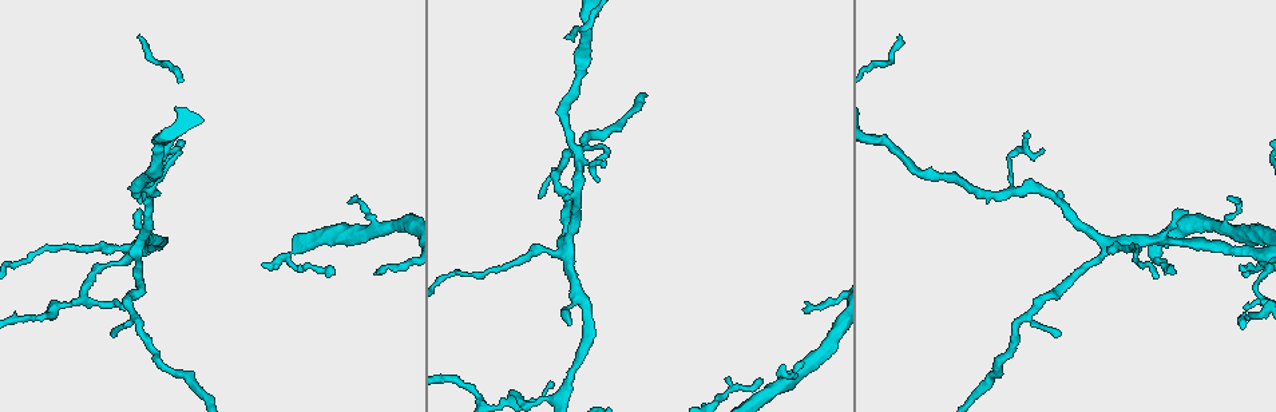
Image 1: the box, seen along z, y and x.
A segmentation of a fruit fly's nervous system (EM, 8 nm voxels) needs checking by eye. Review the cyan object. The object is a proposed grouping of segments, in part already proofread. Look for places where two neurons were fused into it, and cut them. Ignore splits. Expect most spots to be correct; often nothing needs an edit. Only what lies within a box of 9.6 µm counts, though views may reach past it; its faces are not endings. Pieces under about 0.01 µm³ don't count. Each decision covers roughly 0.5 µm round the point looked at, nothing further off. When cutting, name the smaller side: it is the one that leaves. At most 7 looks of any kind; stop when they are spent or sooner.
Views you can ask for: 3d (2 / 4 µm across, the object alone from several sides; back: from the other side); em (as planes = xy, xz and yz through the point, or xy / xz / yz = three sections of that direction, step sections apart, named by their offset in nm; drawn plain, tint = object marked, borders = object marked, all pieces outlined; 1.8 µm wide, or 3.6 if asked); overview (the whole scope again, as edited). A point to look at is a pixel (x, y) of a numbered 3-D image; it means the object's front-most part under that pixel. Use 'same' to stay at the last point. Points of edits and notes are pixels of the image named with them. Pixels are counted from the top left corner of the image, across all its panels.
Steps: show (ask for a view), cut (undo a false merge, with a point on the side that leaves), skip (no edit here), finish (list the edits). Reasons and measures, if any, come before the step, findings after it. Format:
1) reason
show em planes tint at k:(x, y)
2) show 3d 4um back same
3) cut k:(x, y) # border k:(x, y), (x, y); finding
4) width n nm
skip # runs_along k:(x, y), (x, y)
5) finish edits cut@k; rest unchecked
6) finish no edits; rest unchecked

four-way junction
show em 3.6um xy step 8 plain at 1:(569, 239)

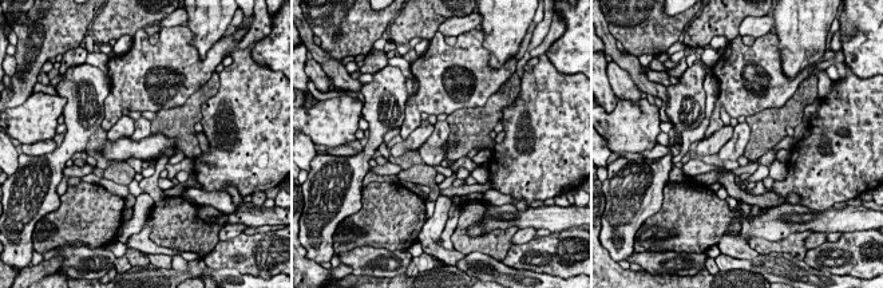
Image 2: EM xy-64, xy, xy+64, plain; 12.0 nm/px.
where the object lies
show em 3.6um xy step 8 tint same

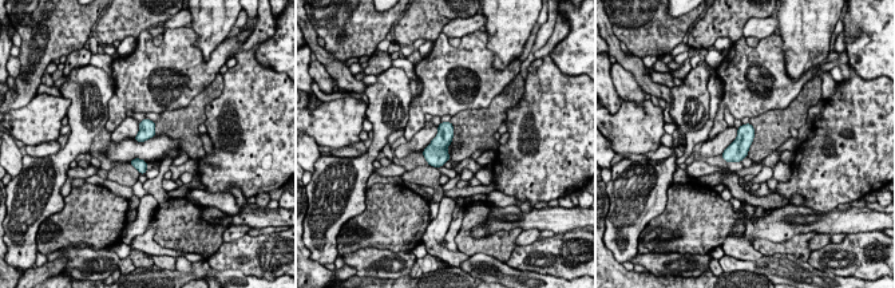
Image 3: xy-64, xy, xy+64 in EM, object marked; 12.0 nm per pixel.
skip # one neuron here

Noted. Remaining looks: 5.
three arms meet
show em 3.6um planes plain at 1:(1012, 189)

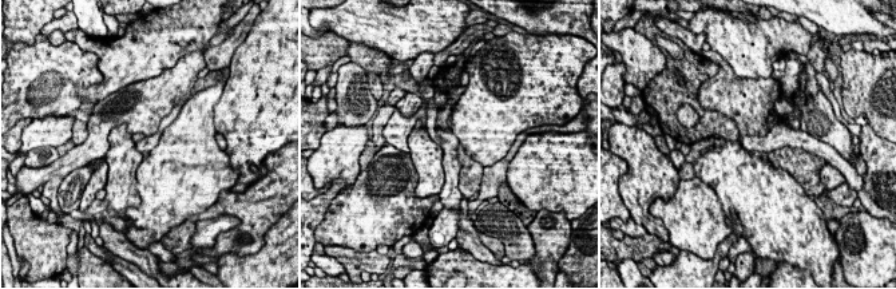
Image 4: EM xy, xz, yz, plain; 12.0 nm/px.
show em 3.6um planes tint same

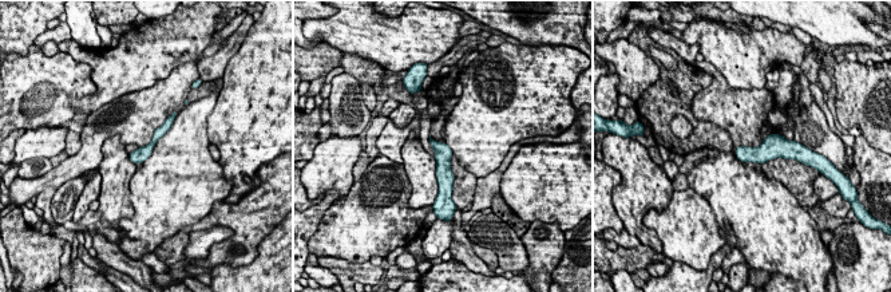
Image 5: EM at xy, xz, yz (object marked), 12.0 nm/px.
skip # runs_along 5:(167, 123), (135, 160); one neuron here

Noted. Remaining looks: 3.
show em planes tint at 1:(1256, 257)

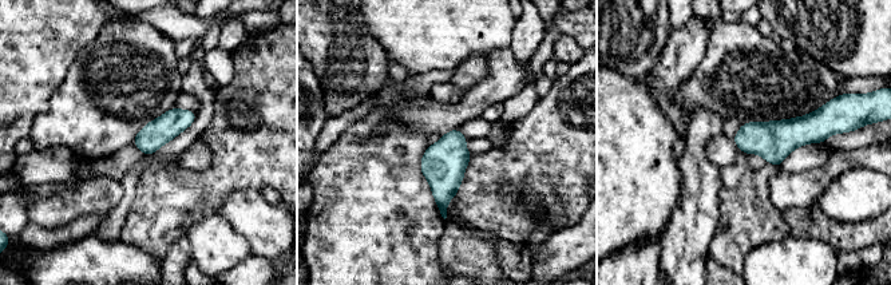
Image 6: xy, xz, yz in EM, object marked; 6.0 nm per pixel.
width 170 nm
skip # one neuron here

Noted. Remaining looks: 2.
finish no edits; rest unchecked

